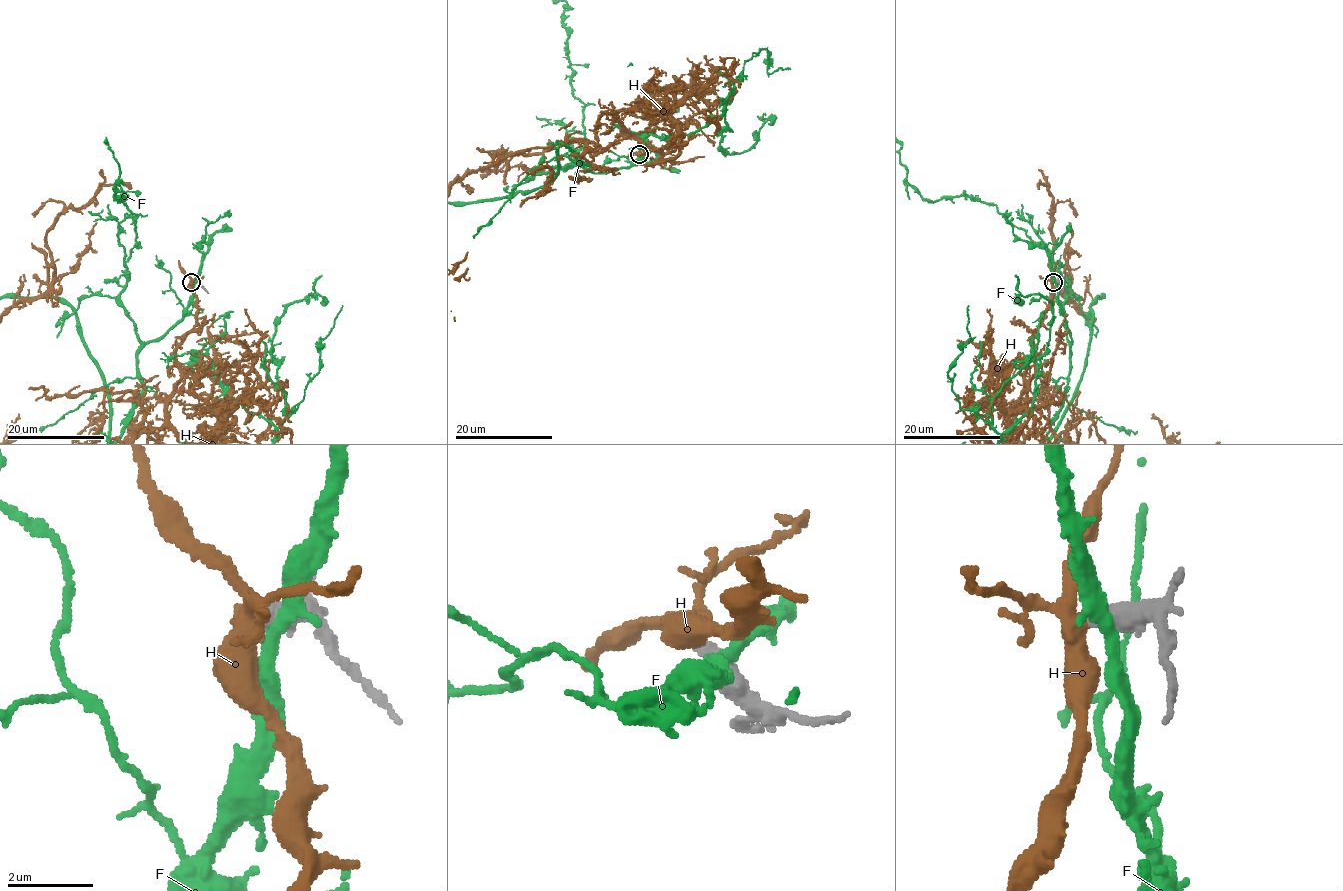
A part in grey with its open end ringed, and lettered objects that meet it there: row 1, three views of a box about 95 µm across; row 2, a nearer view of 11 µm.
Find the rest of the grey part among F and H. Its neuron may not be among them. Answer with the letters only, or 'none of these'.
H

